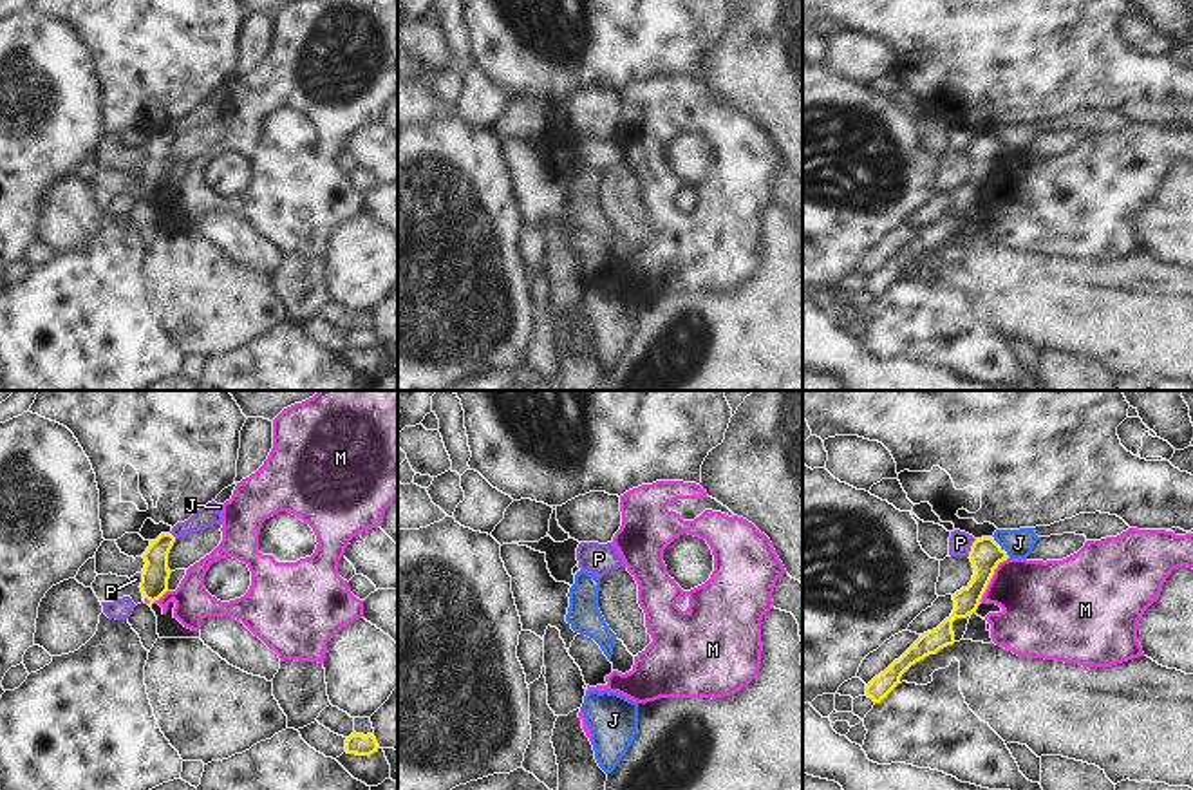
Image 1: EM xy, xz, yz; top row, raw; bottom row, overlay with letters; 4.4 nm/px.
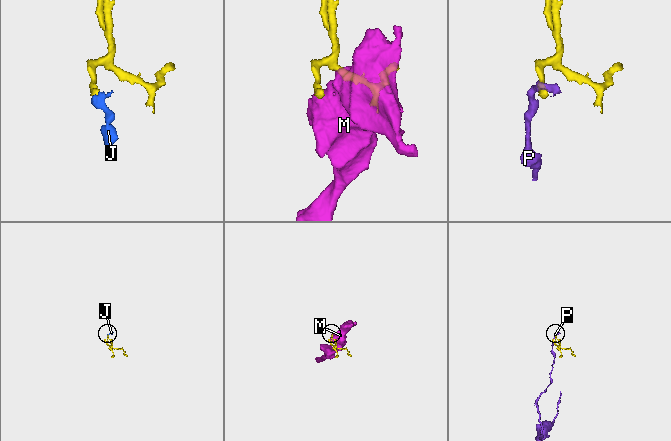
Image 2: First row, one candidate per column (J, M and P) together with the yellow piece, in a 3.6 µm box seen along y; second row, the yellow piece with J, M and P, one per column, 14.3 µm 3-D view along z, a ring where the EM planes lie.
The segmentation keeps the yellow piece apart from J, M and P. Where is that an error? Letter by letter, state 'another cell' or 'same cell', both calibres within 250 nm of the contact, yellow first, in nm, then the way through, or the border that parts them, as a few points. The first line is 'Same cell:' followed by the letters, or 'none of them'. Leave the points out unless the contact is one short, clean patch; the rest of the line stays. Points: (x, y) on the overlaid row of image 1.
Same cell: none of them
J: another cell | 150/130 nm | along yz (993, 536), (1009, 557)
M: another cell | 150/360 nm | along yz (1007, 557), (998, 564), (978, 601)
P: another cell | 150/100 nm | along yz (976, 539), (967, 555)

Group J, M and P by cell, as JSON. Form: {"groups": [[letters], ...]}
{"groups": [["J", "P"], ["M"]]}

